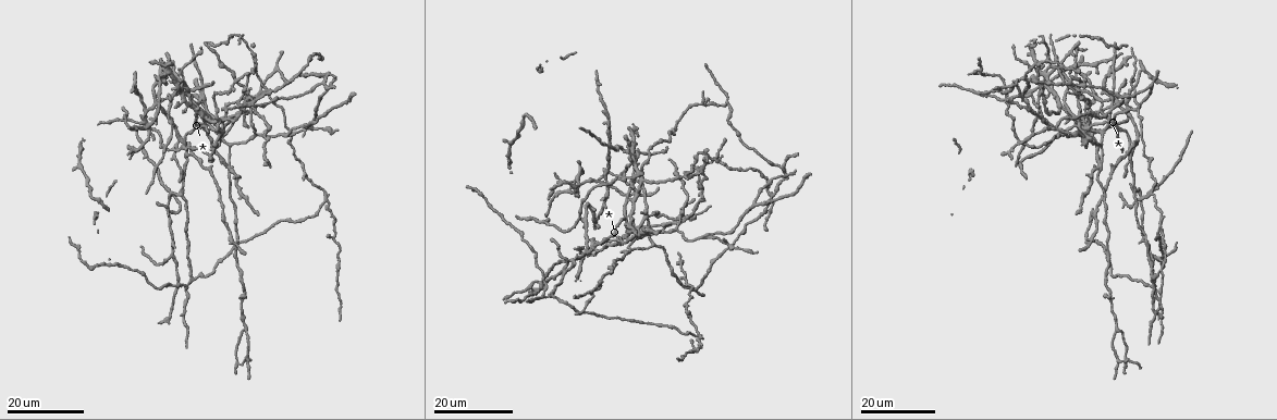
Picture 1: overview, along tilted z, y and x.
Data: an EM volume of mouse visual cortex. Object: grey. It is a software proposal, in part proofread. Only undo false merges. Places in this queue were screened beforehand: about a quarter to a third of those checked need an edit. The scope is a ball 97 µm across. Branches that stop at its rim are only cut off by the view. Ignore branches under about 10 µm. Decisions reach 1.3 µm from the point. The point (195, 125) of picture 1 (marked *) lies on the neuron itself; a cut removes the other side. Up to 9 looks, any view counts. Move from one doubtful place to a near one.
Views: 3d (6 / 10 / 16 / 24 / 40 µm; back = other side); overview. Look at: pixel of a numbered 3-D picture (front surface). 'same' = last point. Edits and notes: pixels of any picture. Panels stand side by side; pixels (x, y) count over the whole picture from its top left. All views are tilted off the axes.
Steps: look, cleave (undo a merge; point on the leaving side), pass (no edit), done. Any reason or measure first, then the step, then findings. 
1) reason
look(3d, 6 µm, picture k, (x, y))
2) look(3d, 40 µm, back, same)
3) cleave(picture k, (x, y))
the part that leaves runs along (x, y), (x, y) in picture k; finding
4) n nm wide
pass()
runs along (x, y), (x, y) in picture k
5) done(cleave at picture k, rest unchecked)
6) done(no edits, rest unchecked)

look(3d, 24 µm, picture 1, (1160, 224))

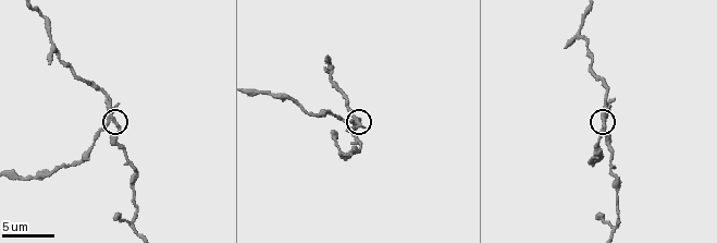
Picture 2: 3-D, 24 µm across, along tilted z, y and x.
look(3d, 10 µm, picture 2, (602, 117))

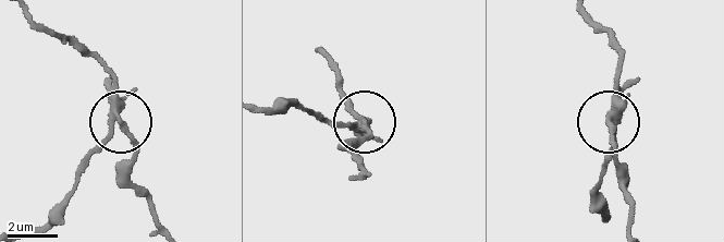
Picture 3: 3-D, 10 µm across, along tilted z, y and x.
4 arms
cleave(picture 3, (131, 134))
the part that leaves runs along (118, 99), (115, 83), (99, 63), (36, 20) in picture 3; a second neuron is stuck on

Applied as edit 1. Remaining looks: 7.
four-way junction
look(3d, 24 µm, picture 1, (553, 298))

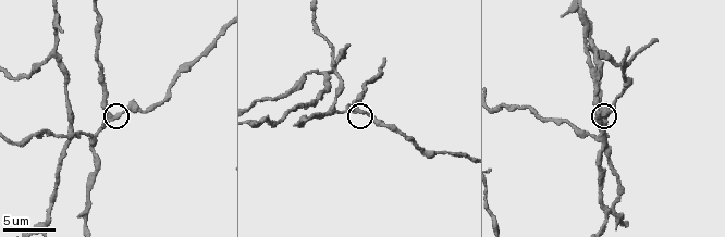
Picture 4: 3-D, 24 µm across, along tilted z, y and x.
zoom in
look(3d, 10 µm, picture 4, (111, 116))

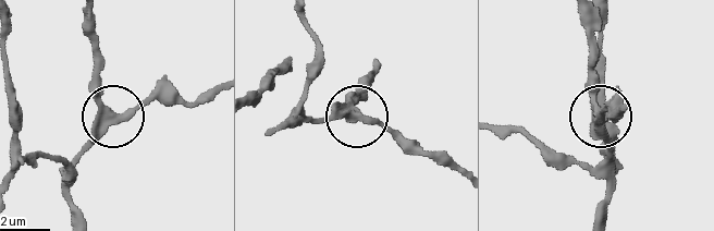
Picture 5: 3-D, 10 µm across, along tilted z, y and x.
side arm 50 µm; 4 arms
pass()
all the same neuron

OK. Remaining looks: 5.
three-way junction
look(3d, 24 µm, picture 1, (1043, 106))

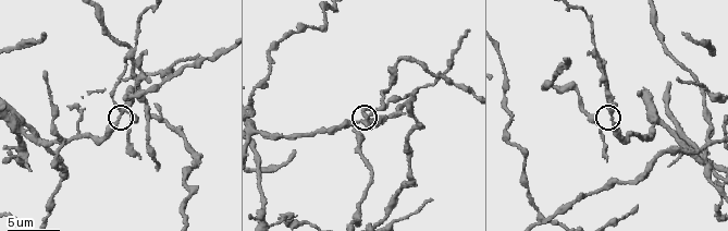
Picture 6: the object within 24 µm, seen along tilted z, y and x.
look(3d, 6 µm, picture 6, (614, 121))

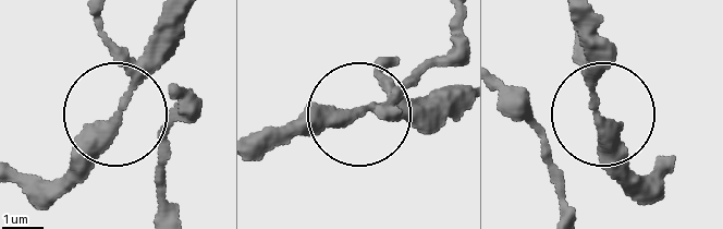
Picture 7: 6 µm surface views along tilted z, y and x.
pass()
runs along (661, 176), (646, 179), (627, 164), (581, 40) in picture 7; one neuron here

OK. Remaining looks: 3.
thin arm on a thick one
look(3d, 16 µm, picture 1, (646, 217))

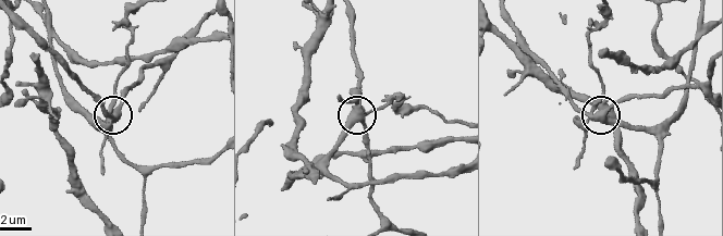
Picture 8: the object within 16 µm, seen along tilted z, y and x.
look(3d, 10 µm, picture 8, (115, 108))

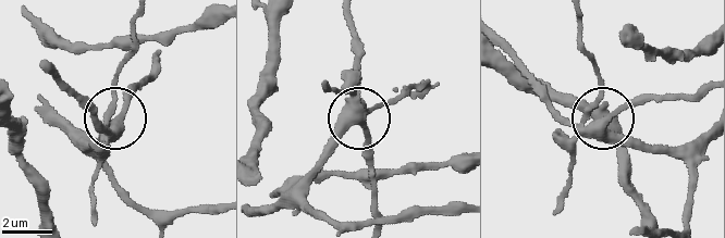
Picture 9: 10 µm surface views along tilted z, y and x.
340 nm wide
cleave(picture 9, (114, 101))
the part that leaves runs along (103, 135), (112, 78), (132, 45), (135, 14) in picture 9; two neurons meet here

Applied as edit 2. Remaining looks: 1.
done(cleave at picture 3, cleave at picture 9, rest unchecked)

